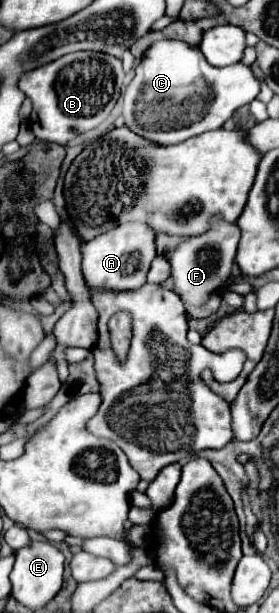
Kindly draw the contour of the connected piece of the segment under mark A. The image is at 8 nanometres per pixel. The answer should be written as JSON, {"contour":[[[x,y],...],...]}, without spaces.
{"contour":[[[139,222],[119,224],[117,228],[101,234],[99,238],[85,242],[81,246],[83,278],[89,290],[135,290],[141,288],[147,280],[151,260],[155,252],[155,232]]]}

